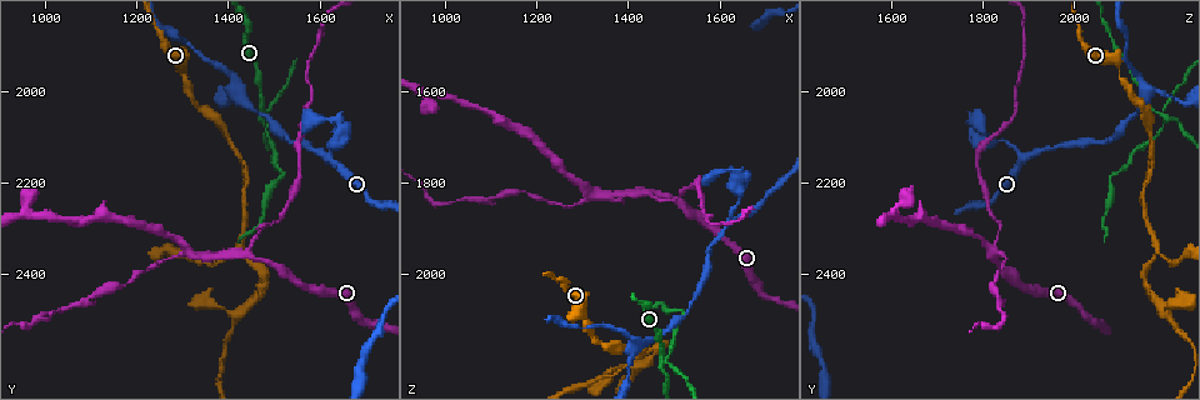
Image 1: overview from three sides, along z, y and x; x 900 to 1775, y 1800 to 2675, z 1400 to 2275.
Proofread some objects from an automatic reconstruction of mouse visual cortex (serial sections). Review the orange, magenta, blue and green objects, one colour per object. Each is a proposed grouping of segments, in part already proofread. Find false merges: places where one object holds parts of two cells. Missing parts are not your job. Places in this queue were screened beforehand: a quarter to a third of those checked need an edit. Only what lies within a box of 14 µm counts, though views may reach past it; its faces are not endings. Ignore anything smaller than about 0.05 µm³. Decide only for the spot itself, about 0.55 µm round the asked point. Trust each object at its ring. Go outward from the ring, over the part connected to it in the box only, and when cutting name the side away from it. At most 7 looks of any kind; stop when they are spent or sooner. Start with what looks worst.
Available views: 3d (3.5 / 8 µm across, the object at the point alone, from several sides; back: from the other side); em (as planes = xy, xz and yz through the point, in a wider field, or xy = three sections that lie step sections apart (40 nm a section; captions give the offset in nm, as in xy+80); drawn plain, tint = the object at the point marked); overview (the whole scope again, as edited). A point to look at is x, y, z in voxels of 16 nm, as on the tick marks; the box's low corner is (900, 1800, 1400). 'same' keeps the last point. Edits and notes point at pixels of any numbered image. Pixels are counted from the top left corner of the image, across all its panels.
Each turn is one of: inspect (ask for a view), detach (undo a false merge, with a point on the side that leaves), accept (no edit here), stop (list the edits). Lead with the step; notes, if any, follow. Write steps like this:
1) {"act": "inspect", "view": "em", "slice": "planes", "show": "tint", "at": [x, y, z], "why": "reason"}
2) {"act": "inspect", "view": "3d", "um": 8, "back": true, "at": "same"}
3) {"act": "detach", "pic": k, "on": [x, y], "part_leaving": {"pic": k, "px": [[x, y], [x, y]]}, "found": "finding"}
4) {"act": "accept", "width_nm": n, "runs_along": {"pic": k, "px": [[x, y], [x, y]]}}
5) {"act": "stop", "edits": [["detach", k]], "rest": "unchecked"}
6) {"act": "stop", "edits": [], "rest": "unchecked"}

{"act": "inspect", "view": "3d", "um": 3.5, "at": [1475, 2050, 2195], "why": "sharp bend"}

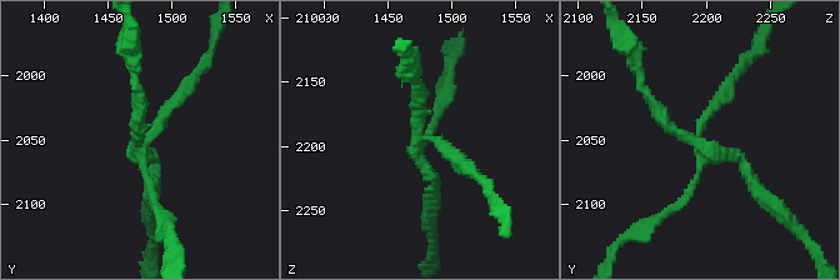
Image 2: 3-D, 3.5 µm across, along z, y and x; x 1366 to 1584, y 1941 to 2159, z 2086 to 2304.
{"act": "inspect", "view": "em", "slice": "xy", "step": 1, "show": "tint", "at": [1476, 2048, 2190], "arms": 4, "arm_widths_nm": [100, 150, 150, 150], "why": "now the EM"}

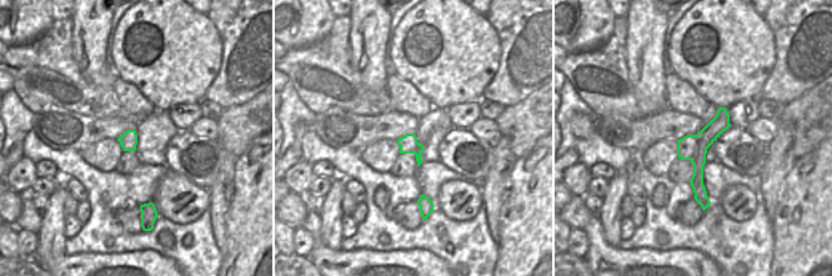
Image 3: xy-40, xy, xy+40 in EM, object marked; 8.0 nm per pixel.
{"act": "detach", "pic": 2, "on": [718, 103], "width_nm": 160, "part_leaving": {"pic": 2, "px": [[701, 163], [673, 209], [618, 244]]}, "found": "a second cell is stuck on"}

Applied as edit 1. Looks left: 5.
{"act": "inspect", "view": "overview", "why": "see it whole again"}

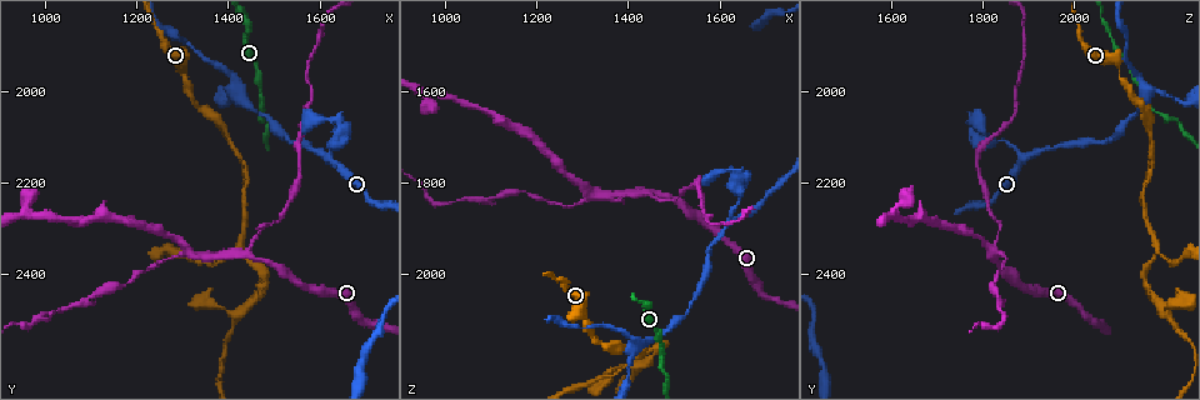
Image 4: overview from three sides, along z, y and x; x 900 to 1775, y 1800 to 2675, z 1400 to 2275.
{"act": "inspect", "view": "3d", "um": 3.5, "at": [1440, 2350, 1825], "why": "three arms meet"}

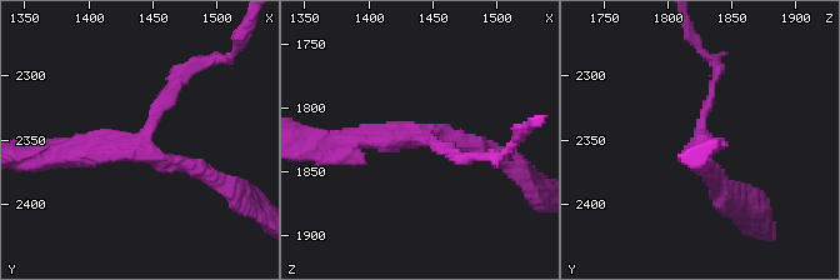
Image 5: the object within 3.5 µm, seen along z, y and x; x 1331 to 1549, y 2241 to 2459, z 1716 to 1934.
{"act": "inspect", "view": "em", "slice": "xy", "step": 2, "show": "tint", "at": [1444, 2358, 1826], "arms": 3, "arm_widths_nm": [100, 200, 250]}

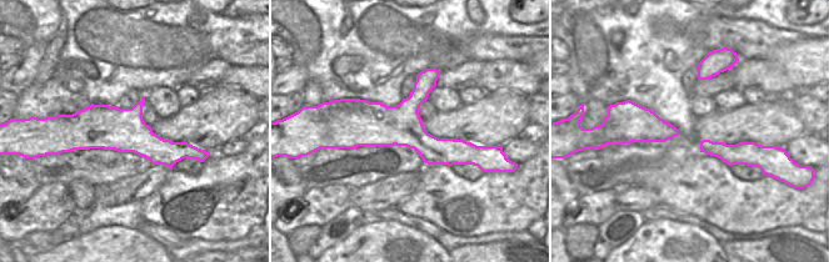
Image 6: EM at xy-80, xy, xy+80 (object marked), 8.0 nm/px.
{"act": "inspect", "view": "em", "slice": "xy", "step": 5, "show": "tint", "at": "same", "why": "cut it another way"}

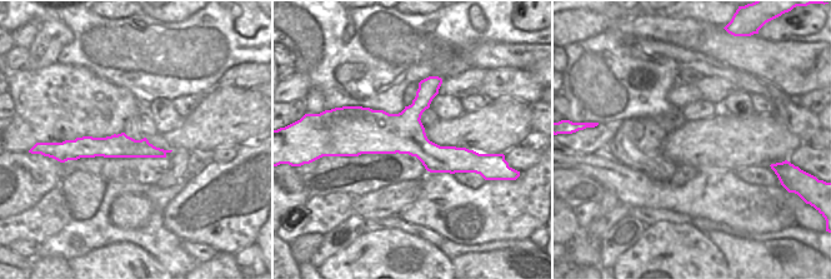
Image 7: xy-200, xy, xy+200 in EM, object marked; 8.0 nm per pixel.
{"act": "detach", "pic": 5, "on": [158, 103], "found": "two cells meet here"}

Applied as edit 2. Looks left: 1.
{"act": "stop", "edits": [["detach", 2], ["detach", 5]], "rest": "unchecked"}

